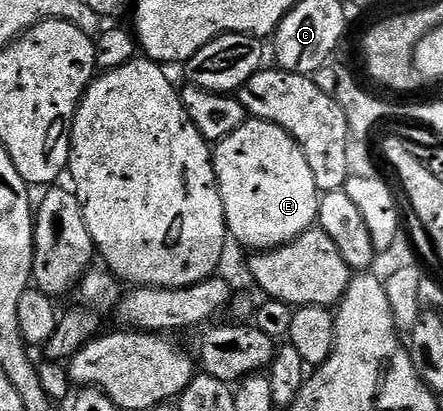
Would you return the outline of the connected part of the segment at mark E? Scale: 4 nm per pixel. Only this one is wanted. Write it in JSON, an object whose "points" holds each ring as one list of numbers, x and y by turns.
{"points":[[249,118,246,119,245,123,240,124,230,136,219,141,216,147,212,149,212,154,217,189,221,192,221,201,223,202,223,210,225,211,225,227,228,235,232,239,234,236,243,247,253,248,249,250,252,250,254,253,270,252,273,248,282,248,284,244,290,244,295,238,299,238,317,224,317,215,319,214,322,193,317,191,315,177,311,175,311,166,307,166,307,158,303,158,303,150,295,142,295,138,291,138,291,134,287,134,287,130,283,130,266,120]]}

